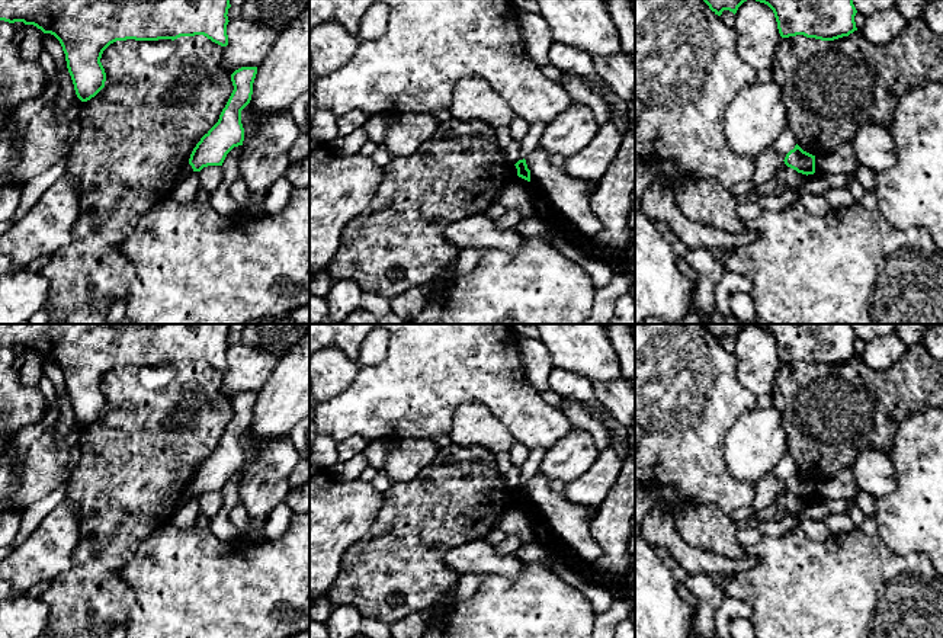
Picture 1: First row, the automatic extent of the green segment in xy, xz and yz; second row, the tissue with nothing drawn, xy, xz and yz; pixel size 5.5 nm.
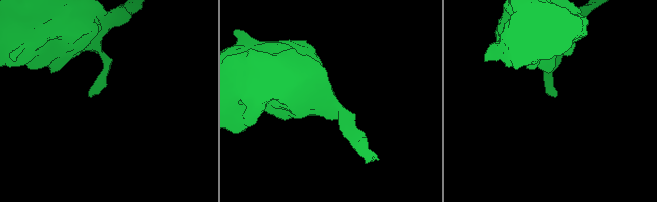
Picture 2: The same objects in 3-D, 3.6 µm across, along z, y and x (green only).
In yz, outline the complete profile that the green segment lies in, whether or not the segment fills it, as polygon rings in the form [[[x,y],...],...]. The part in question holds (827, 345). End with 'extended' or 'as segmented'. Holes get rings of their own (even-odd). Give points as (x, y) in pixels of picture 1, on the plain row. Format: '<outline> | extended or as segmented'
[[[702,324],[721,342],[724,336],[734,340],[747,326],[767,330],[776,343],[782,363],[804,360],[821,366],[849,362],[856,353],[857,339],[853,324]]] | as segmented

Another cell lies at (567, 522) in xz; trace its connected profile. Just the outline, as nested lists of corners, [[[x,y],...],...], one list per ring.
[[[541,472],[525,485],[530,496],[532,512],[542,520],[554,542],[567,544],[583,564],[593,564],[603,555],[602,546],[590,533],[593,517],[587,507],[554,493]]]

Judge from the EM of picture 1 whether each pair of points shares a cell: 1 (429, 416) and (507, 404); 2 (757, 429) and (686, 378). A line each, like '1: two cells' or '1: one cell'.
1: one cell
2: two cells

